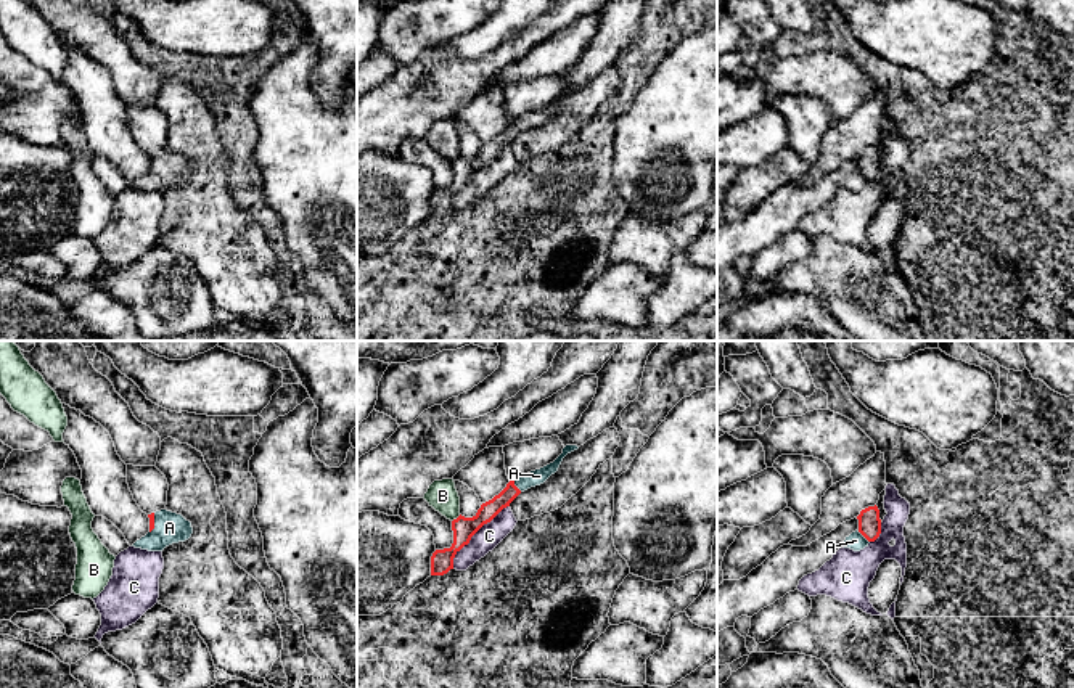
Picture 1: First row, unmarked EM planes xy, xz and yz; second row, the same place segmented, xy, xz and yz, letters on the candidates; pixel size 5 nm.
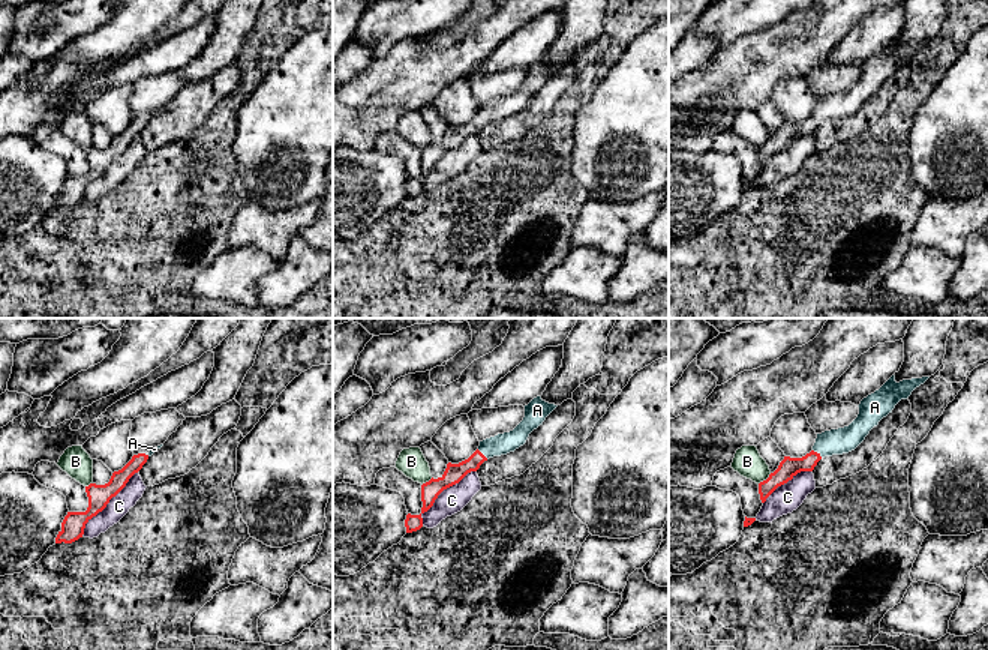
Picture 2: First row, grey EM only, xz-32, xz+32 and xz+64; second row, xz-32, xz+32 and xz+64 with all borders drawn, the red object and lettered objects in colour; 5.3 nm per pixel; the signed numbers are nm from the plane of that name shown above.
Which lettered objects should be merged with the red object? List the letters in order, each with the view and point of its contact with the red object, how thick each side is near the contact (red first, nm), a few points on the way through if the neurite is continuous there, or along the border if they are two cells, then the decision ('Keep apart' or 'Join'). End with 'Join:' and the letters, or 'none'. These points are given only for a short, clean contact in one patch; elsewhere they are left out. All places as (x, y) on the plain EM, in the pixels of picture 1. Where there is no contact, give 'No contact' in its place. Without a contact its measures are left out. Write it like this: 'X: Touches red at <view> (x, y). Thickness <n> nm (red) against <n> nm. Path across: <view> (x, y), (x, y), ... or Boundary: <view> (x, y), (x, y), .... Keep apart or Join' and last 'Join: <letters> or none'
A: Touches red at yz (864, 176). Thickness 110 nm (red) against 90 nm. Path across: yz (869, 159), (864, 176), (856, 180). Join
B: Touches red at xz (457, 158). Thickness 110 nm (red) against 150 nm. Boundary: xz (460, 155), (452, 161). Keep apart
C: Touches red at xz (475, 172). Thickness 110 nm (red) against 120 nm. Keep apart
Join: A

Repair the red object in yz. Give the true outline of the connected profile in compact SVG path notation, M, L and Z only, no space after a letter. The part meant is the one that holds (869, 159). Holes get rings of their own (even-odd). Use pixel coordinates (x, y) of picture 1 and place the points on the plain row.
M868 146L860 151L857 156L859 169L846 177L842 186L854 191L860 191L868 186L870 182L875 182L881 174L881 159L878 146Z

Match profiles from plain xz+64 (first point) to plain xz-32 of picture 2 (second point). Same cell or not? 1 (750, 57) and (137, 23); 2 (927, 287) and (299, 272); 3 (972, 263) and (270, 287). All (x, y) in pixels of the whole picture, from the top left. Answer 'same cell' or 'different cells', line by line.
1: different cells
2: different cells
3: same cell

